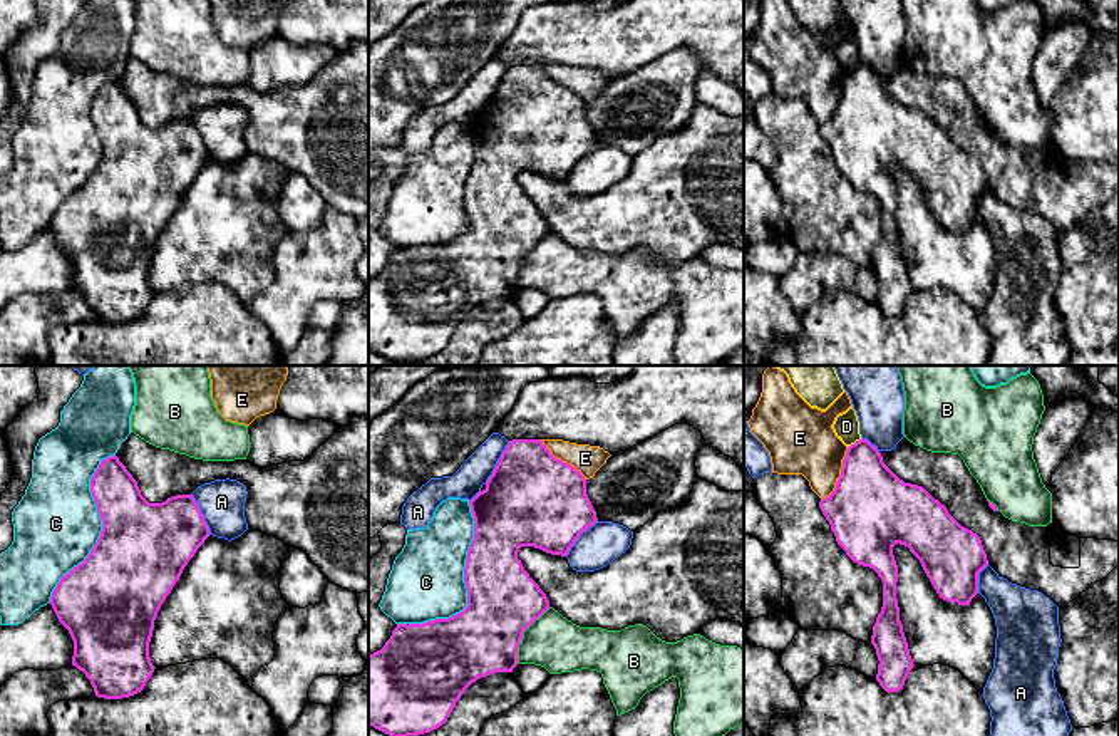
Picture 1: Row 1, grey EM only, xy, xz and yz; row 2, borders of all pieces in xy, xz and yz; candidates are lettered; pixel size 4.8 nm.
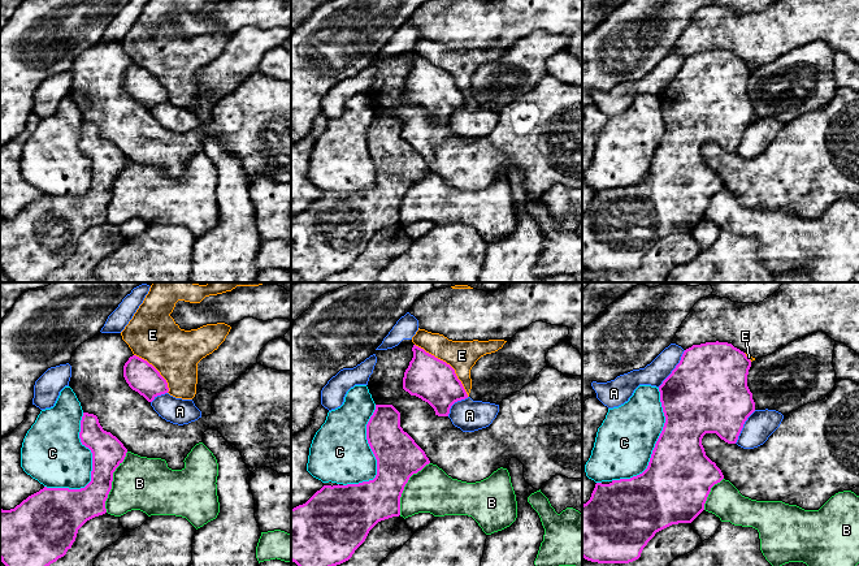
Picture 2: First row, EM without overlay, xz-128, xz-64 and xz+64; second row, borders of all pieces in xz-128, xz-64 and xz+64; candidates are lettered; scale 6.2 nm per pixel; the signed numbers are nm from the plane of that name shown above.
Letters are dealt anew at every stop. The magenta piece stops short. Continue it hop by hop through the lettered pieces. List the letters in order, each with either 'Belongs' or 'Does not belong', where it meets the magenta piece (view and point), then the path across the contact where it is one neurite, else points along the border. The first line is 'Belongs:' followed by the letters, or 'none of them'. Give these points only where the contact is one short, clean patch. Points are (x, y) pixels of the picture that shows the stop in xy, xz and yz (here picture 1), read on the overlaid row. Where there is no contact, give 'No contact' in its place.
Belongs: none of them
A: Does not belong. Touches magenta at xz (498, 463)
B: Does not belong. Touches magenta at xz (521, 634)
C: Does not belong. Touches magenta at xz (464, 582)
D: Does not belong. Touches magenta at yz (856, 441). Boundary: yz (861, 438), (850, 446)
E: Does not belong. Touches magenta at yz (841, 475)

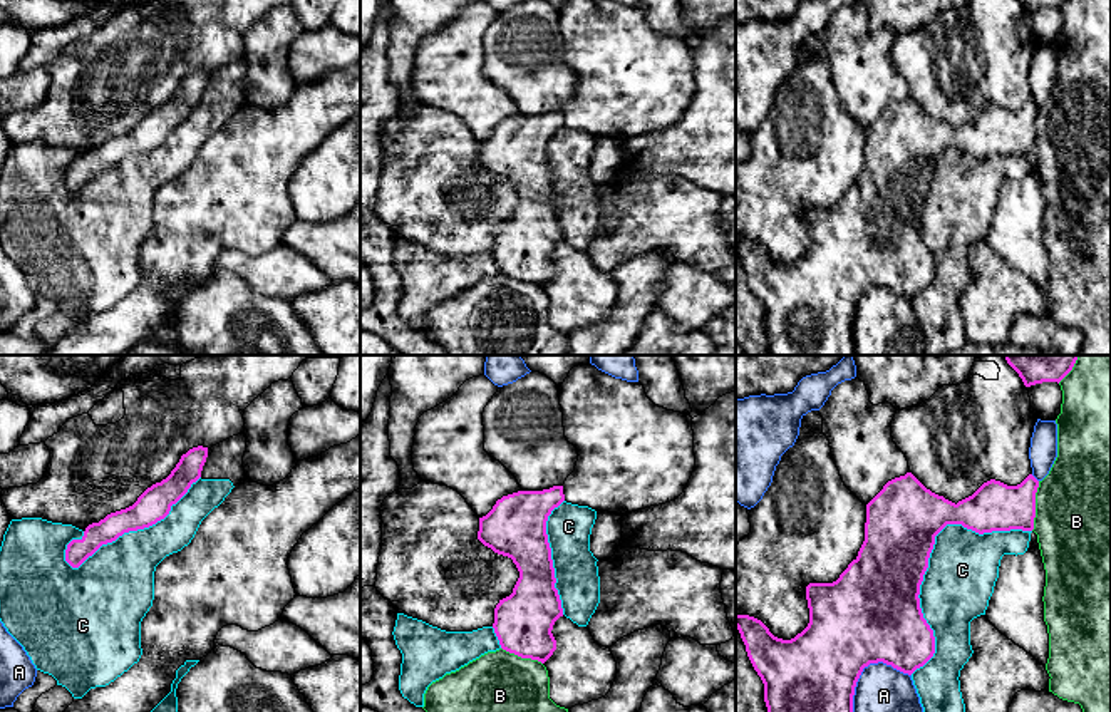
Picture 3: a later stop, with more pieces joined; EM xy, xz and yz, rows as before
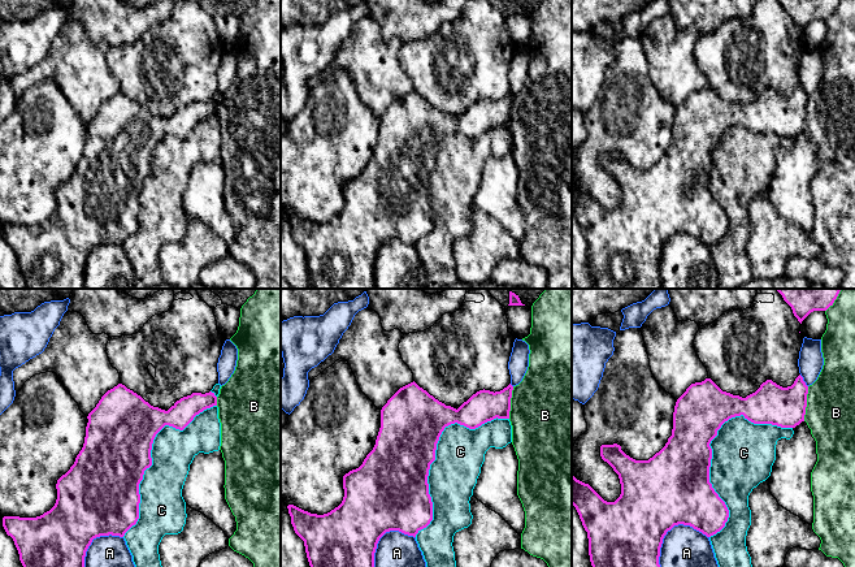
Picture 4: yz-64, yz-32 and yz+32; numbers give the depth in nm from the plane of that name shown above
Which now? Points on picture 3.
Belongs: none of them
A: Does not belong. Touches magenta at yz (865, 665)
B: Does not belong. Touches magenta at yz (1034, 506)
C: Does not belong. Touches magenta at yz (927, 560)

